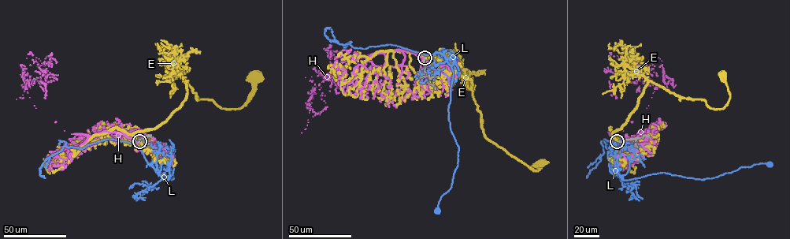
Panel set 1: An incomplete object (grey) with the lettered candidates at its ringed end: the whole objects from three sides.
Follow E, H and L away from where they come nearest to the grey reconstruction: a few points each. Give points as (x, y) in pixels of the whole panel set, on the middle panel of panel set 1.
E: (424, 57), (418, 52), (444, 62), (470, 80), (482, 129), (487, 138), (529, 168), (538, 170), (539, 163)
H: (424, 57), (387, 50), (356, 58), (329, 76), (335, 77), (324, 76), (335, 72), (337, 50)
L: (424, 60), (444, 60), (443, 49), (442, 55), (453, 72), (448, 110), (458, 147), (458, 166), (438, 210)

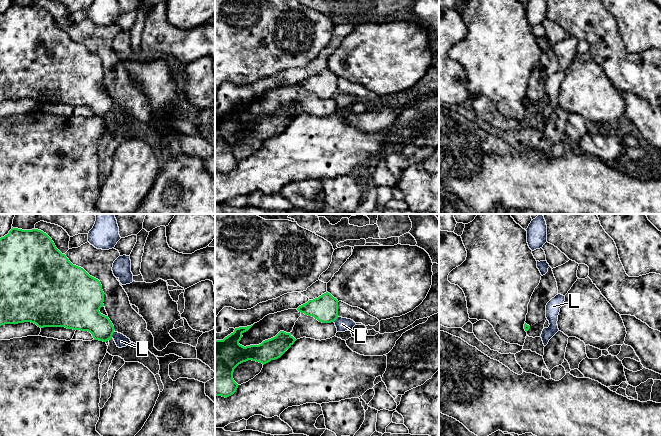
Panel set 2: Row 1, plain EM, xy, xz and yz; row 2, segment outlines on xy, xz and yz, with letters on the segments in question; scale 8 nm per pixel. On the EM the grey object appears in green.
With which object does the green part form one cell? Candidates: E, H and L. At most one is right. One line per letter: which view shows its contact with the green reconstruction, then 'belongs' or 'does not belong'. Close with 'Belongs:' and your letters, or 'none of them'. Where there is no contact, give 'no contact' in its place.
E: no contact | does not belong
H: no contact | does not belong
L: xy | does not belong
Belongs: none of them

